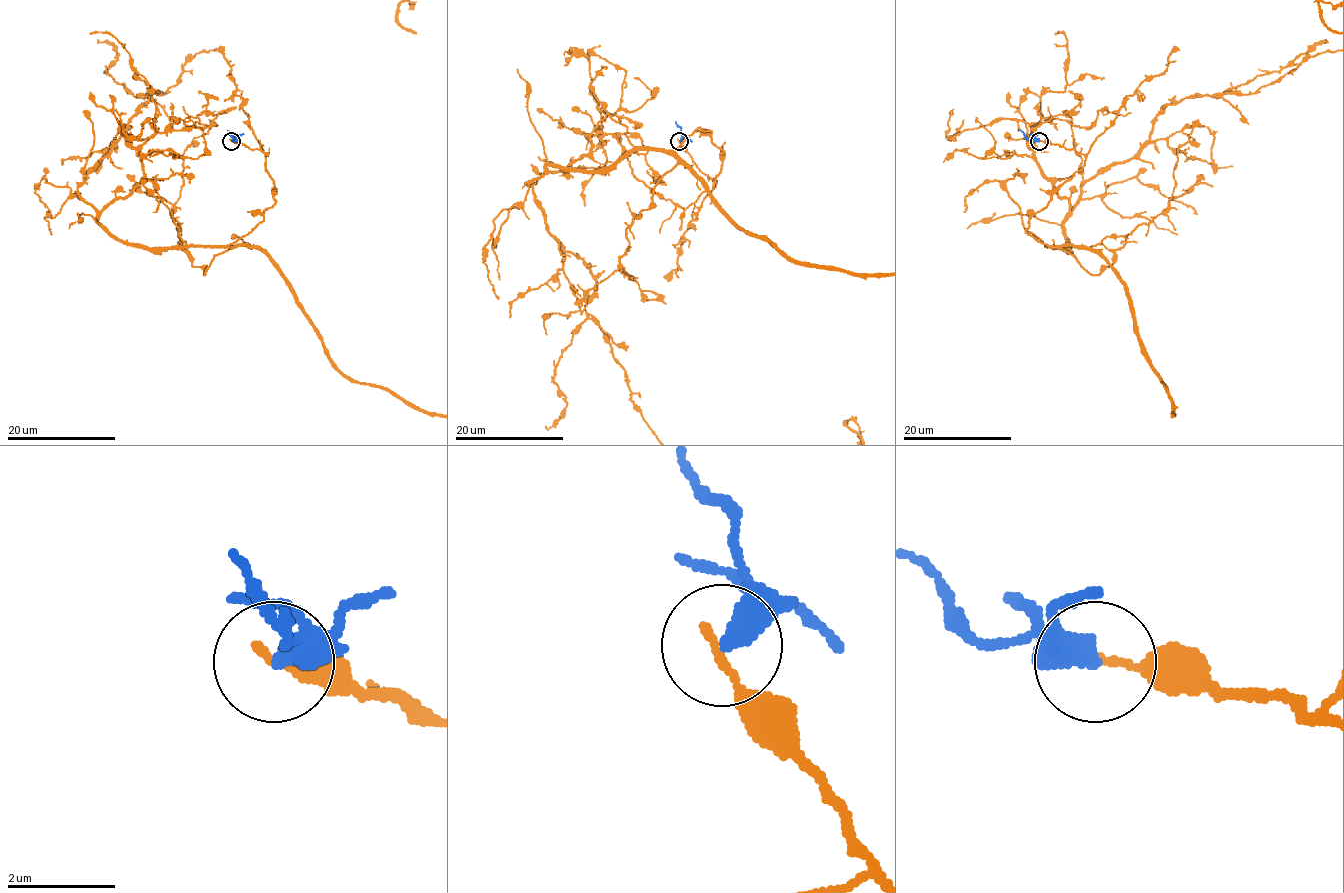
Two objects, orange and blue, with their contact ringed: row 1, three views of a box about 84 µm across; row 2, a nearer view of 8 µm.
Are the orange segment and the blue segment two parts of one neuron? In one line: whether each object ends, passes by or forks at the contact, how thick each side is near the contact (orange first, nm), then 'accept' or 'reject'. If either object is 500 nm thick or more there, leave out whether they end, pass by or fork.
orange ends | blue ends | 180/460 nm | reject

